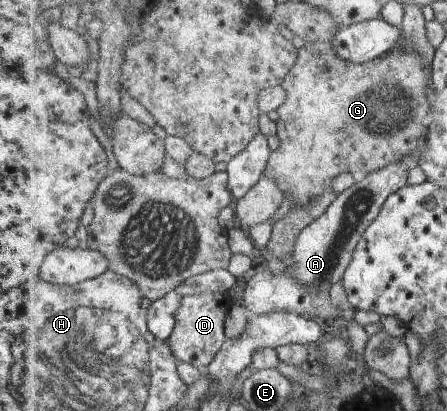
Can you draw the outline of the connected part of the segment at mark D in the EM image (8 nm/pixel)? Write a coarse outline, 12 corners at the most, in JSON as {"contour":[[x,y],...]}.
{"contour":[[221,293],[182,299],[168,339],[179,361],[207,367],[228,340],[235,303]]}

